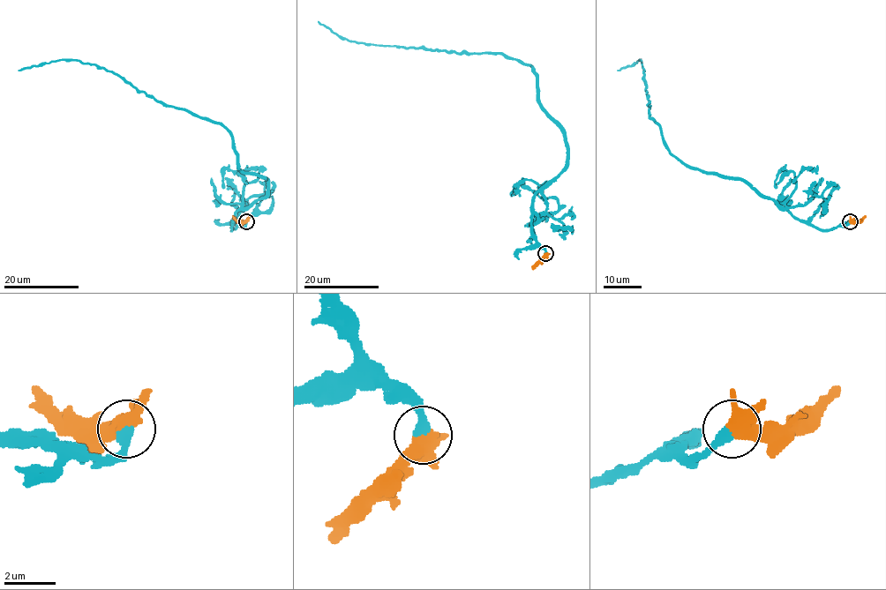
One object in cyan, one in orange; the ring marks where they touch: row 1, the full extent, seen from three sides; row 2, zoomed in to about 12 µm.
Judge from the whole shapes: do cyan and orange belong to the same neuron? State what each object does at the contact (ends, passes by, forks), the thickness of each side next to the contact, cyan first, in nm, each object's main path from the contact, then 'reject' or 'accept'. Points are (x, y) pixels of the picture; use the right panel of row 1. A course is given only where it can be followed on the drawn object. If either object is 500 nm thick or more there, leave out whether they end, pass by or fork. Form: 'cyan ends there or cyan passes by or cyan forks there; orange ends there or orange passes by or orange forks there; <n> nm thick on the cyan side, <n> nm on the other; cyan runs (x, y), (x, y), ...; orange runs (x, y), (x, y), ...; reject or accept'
cyan ends there; orange forks there; 380 nm thick on the cyan side, 440 nm on the other; cyan runs (850, 222), (817, 229), (742, 180), (687, 167), (672, 153), (661, 129), (649, 117), (640, 60), (618, 70); orange runs (850, 221), (859, 221), (865, 216); accept

